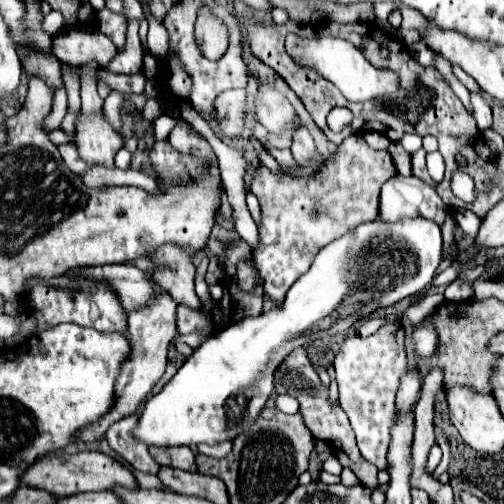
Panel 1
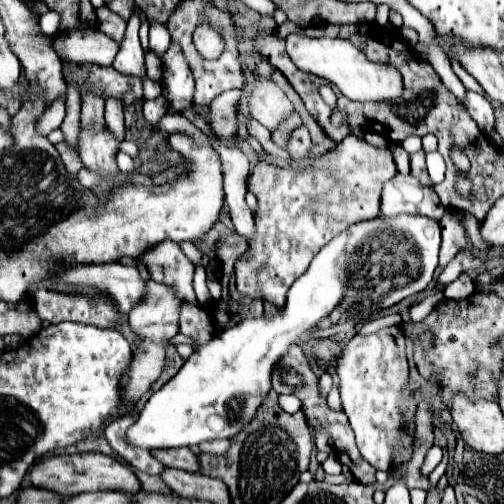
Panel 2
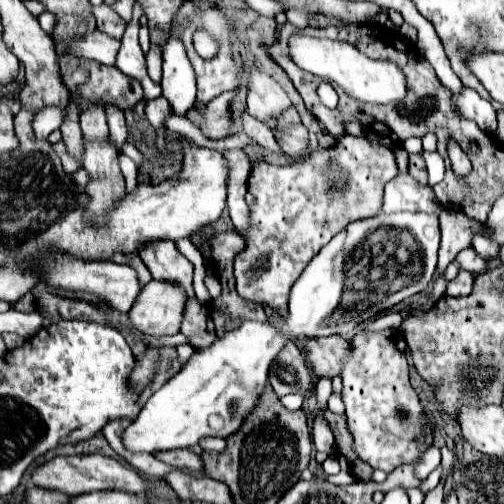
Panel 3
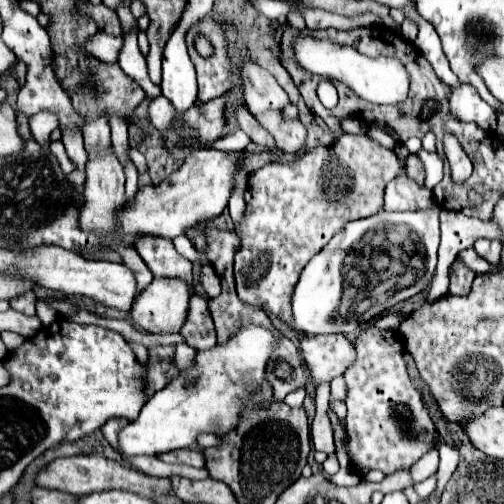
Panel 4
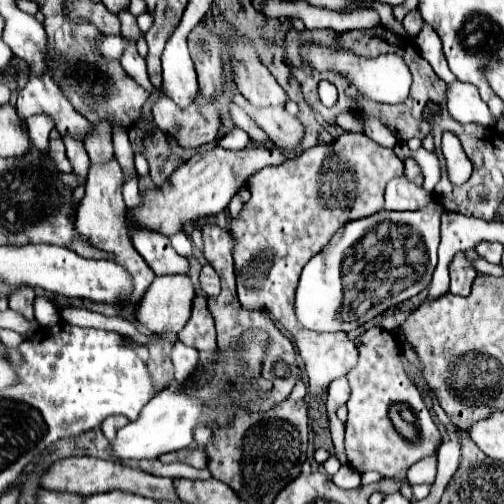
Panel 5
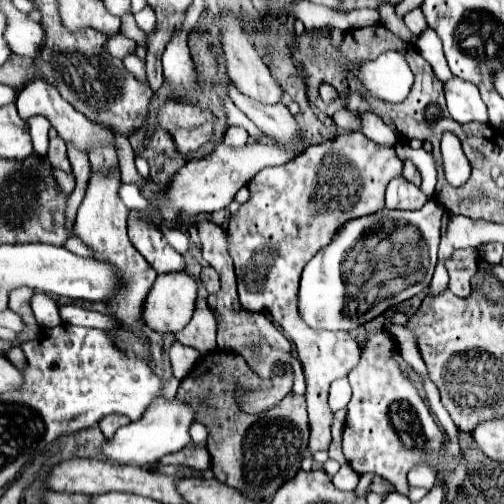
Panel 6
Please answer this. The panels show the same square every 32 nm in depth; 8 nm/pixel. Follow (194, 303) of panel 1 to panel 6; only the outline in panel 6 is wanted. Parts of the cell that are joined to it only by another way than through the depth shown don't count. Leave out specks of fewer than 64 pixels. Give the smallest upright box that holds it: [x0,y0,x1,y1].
[128,210,186,274]

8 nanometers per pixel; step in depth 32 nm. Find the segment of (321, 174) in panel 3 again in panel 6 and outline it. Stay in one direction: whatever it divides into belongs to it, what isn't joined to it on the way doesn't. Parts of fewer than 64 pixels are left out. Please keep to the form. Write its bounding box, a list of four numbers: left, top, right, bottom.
[230,132,402,450]

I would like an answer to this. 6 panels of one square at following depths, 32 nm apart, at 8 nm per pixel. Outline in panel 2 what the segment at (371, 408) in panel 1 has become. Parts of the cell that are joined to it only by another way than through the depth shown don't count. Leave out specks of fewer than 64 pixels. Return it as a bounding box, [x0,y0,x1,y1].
[336,326,416,472]

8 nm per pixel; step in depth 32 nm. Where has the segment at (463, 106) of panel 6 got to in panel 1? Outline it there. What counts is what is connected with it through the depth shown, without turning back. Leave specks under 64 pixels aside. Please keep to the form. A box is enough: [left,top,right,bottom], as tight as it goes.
[472,92,492,132]

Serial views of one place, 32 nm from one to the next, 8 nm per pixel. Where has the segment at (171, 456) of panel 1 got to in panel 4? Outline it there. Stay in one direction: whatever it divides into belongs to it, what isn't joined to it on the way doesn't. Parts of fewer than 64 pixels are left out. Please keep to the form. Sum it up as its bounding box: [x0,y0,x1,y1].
[158,448,204,468]

